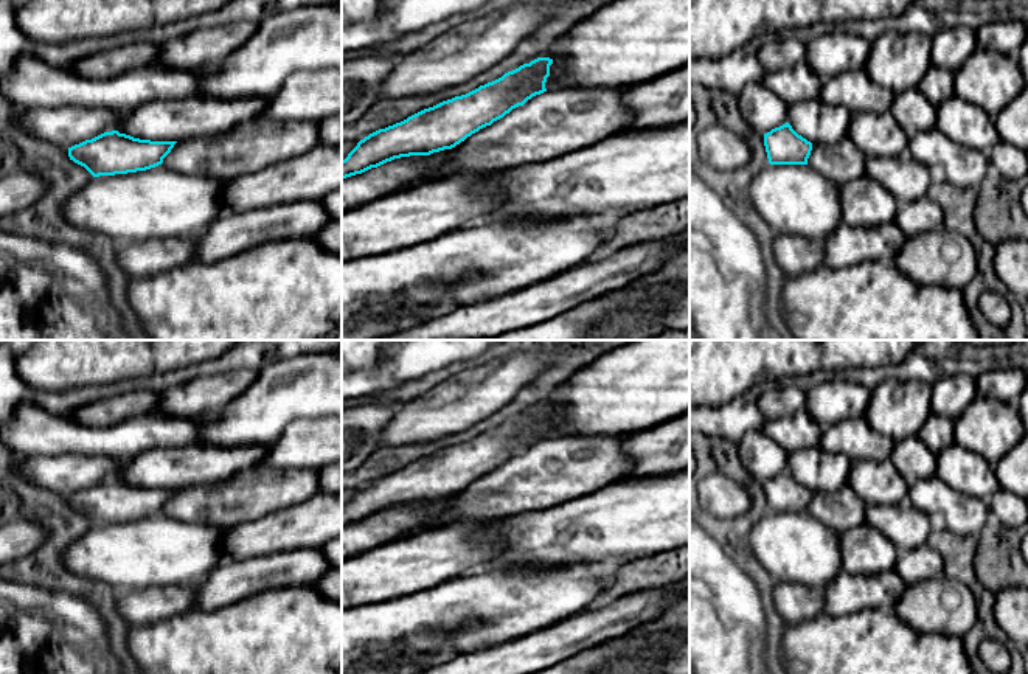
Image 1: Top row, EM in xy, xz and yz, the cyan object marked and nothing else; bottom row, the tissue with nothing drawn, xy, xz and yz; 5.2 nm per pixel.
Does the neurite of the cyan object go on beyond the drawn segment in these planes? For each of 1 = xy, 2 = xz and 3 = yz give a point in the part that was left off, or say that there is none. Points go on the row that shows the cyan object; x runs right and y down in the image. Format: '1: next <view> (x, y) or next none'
1: next none
2: next none
3: next none

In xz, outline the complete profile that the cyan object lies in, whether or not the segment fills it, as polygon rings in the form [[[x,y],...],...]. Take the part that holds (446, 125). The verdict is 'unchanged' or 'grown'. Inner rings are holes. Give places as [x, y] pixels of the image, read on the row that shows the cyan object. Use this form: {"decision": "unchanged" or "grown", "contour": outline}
{"decision": "unchanged", "contour": [[[537,57],[466,95],[370,134],[342,160],[342,179],[394,158],[430,155],[455,148],[533,96],[547,92],[551,64],[550,57]]]}

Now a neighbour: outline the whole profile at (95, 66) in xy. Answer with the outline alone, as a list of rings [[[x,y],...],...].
[[[134,42],[79,59],[70,70],[85,76],[107,78],[127,70],[154,64],[160,56],[160,45]]]

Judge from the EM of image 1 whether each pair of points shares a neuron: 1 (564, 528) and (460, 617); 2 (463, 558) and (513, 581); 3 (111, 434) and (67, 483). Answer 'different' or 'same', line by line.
1: different
2: different
3: different

